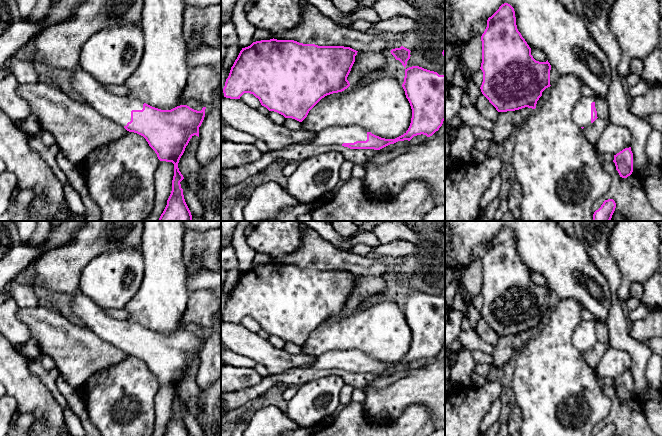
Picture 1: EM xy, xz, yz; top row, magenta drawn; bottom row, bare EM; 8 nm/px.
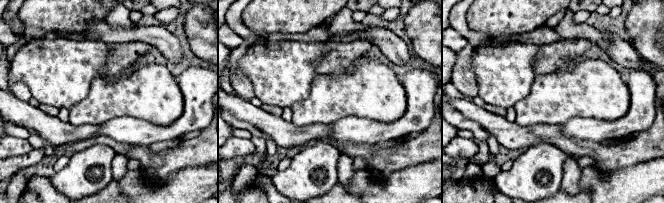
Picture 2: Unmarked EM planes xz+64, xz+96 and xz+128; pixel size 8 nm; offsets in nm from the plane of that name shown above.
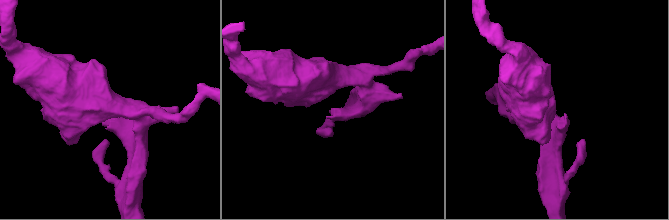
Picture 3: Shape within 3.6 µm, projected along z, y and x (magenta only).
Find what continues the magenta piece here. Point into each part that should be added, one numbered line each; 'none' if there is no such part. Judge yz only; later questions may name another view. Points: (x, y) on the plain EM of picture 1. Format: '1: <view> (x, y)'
1: yz (581, 338)

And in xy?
1: xy (118, 333)

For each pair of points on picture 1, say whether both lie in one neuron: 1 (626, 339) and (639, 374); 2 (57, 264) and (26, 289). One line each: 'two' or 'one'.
1: one
2: two

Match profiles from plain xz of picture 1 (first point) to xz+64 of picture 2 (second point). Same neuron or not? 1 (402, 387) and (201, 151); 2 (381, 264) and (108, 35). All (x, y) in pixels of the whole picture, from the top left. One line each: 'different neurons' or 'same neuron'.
1: same neuron
2: same neuron

